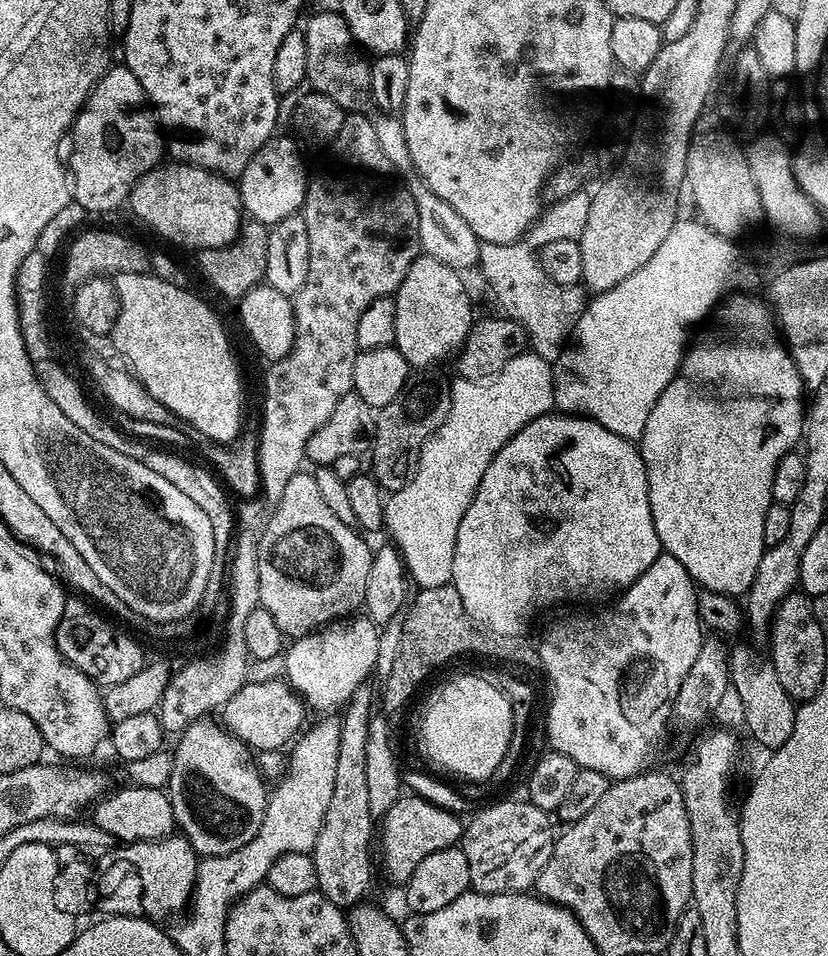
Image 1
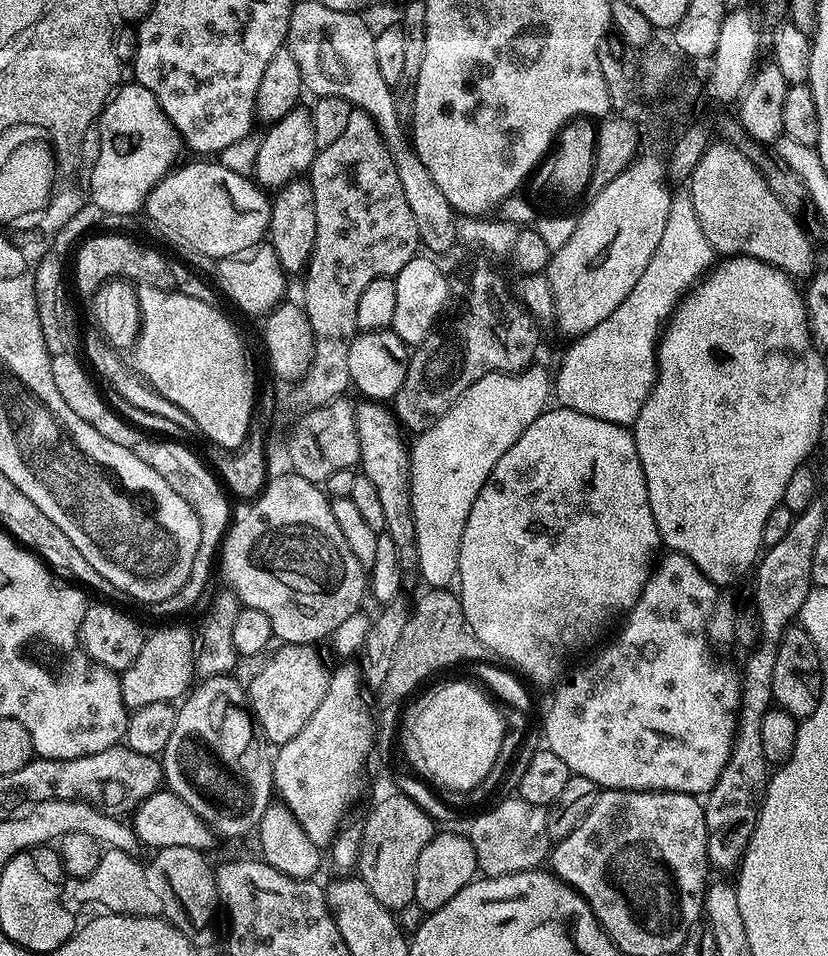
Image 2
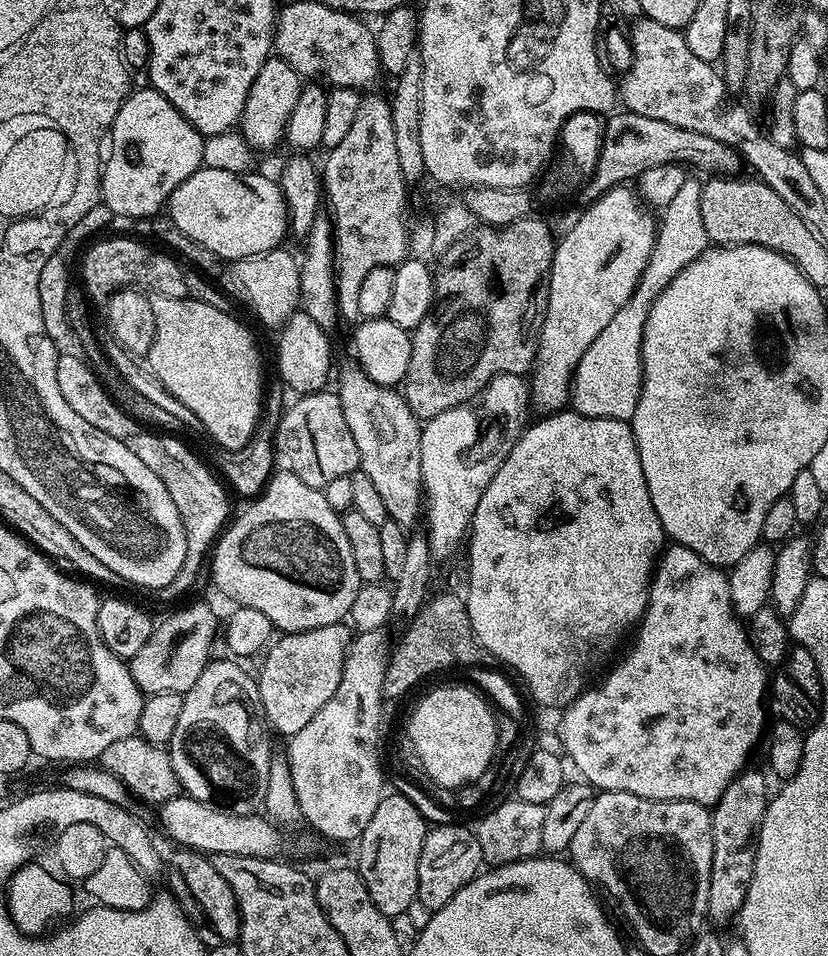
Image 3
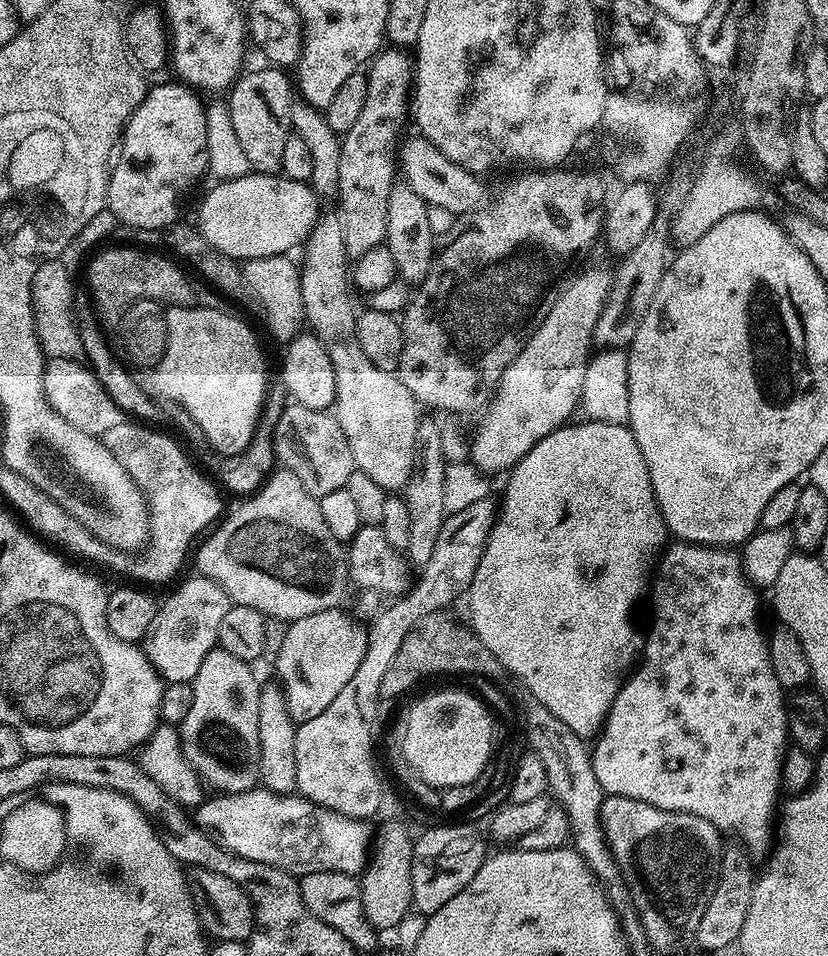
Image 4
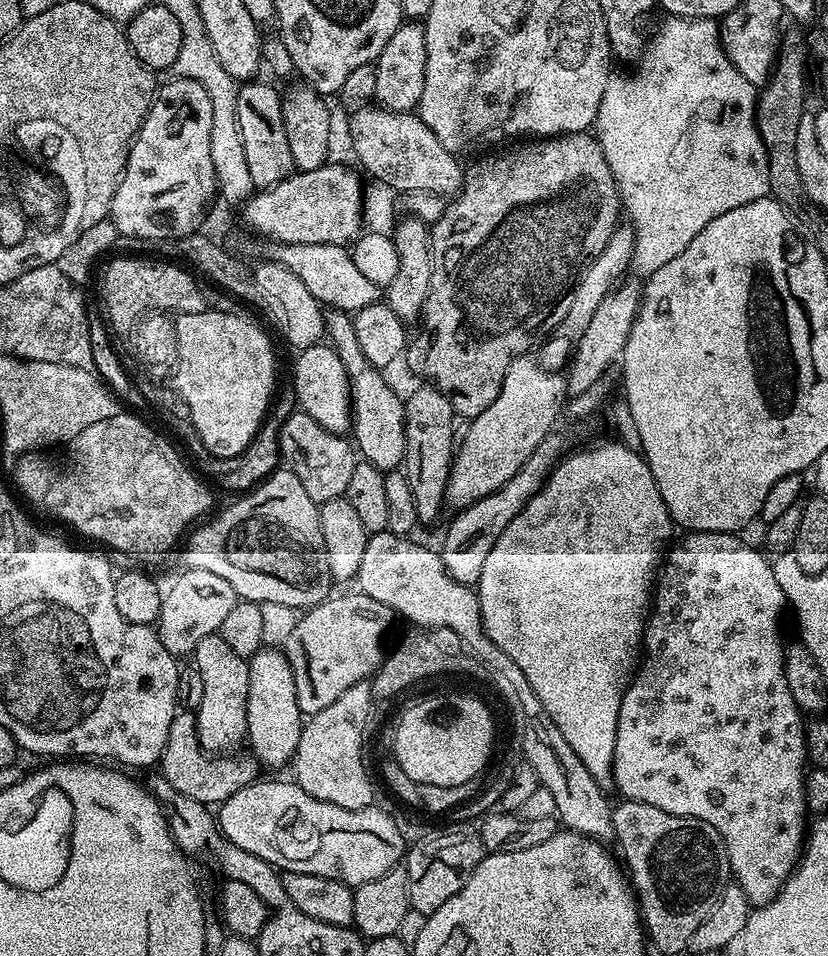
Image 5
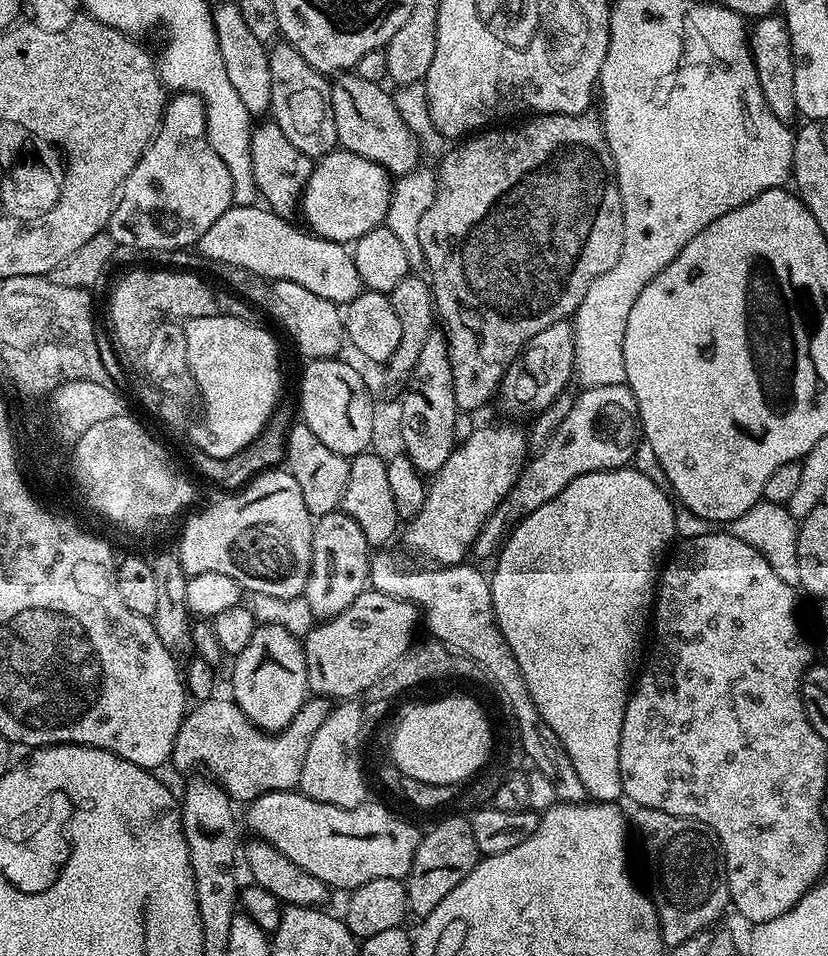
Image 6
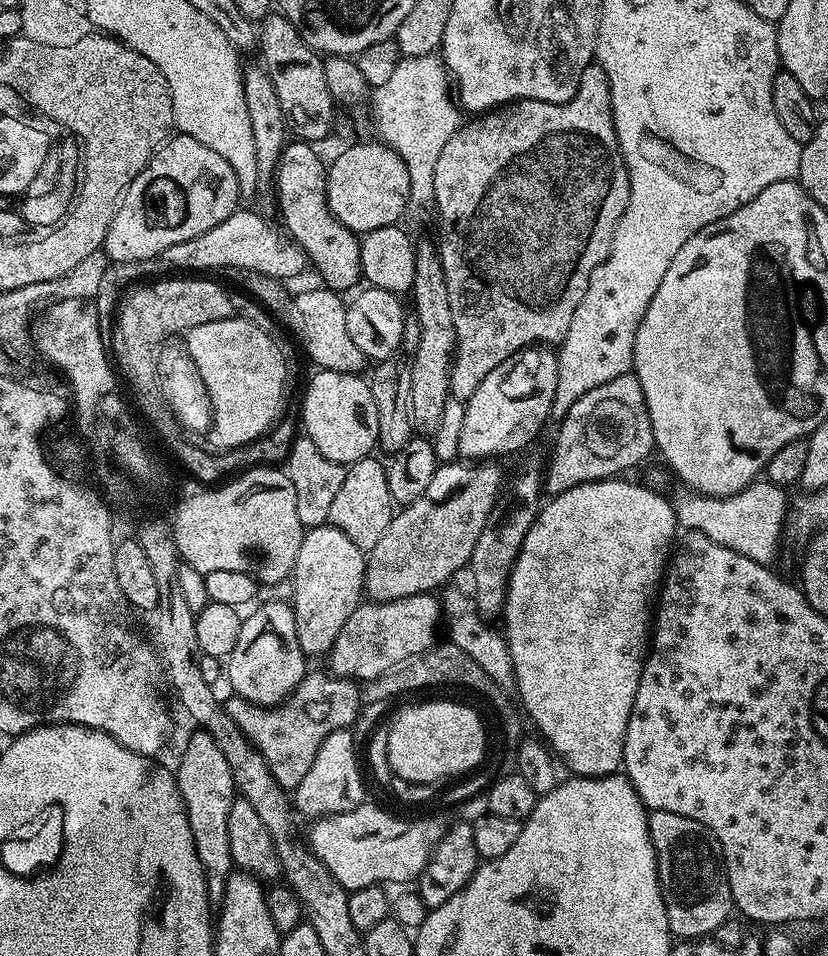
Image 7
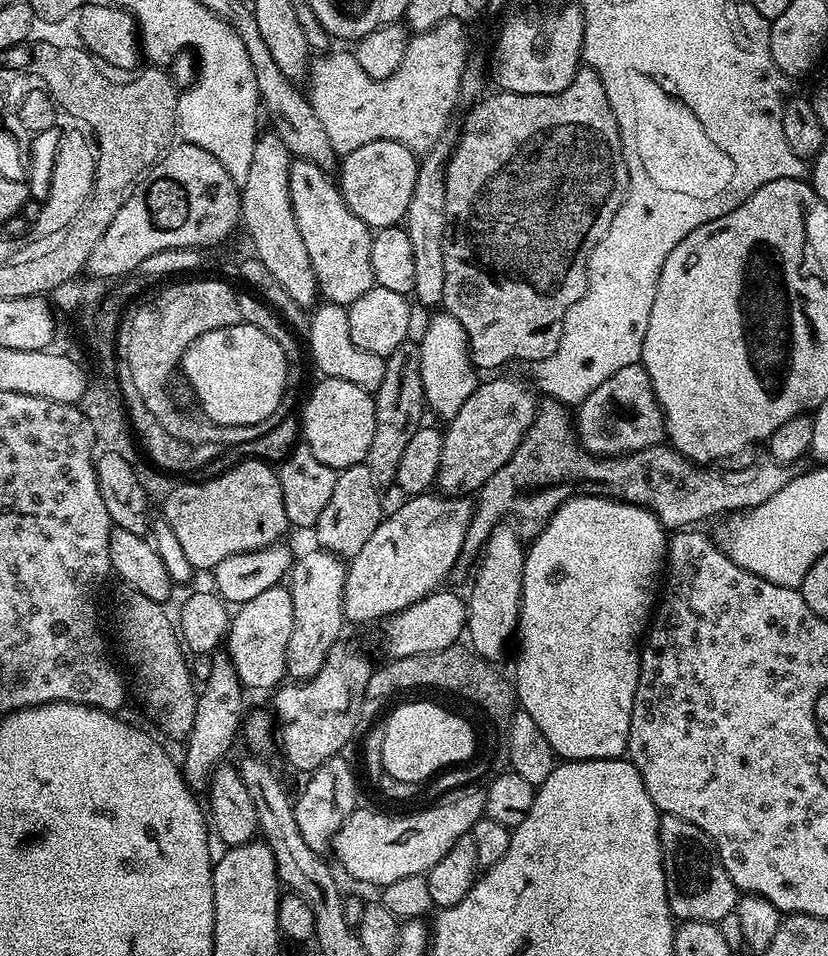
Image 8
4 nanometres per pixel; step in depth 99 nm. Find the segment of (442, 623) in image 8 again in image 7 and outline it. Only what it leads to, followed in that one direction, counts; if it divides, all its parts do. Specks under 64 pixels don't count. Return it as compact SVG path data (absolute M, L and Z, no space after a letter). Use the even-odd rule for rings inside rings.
M427 592L397 600L361 602L354 610L354 614L350 614L350 618L346 618L346 626L342 626L338 638L334 638L334 646L328 651L326 657L326 663L329 664L327 667L333 676L345 676L346 679L357 682L373 680L378 678L378 674L386 674L386 670L390 670L391 667L396 667L400 663L433 648L438 640L436 627L439 629L441 624L441 601L435 595Z

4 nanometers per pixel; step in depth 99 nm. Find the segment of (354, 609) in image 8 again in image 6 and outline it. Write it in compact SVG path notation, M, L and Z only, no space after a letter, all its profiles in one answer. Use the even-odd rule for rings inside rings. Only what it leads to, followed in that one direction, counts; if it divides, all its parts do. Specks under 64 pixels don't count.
M512 424L476 426L431 477L422 510L407 521L405 546L436 566L461 563L471 553L472 543L488 515L518 482L529 456L528 437L523 427L515 428Z

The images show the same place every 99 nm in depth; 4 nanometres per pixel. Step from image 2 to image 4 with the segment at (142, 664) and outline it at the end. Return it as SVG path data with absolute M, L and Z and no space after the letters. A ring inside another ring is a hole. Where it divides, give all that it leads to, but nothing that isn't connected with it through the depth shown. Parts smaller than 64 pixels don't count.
M192 574L189 580L184 580L156 609L156 617L152 623L152 629L146 637L146 651L148 661L156 668L161 680L173 684L191 682L198 674L198 666L202 666L202 658L210 654L212 648L217 647L220 638L222 618L226 618L226 610L230 606L228 595L210 578L199 574Z

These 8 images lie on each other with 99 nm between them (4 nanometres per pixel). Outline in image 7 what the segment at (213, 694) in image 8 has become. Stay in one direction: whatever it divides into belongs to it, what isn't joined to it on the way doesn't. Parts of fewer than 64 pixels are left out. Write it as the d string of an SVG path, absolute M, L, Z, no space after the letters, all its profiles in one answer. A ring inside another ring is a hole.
M196 730L193 733L180 752L174 775L186 806L190 834L194 834L194 850L198 850L198 862L202 862L204 867L208 899L219 902L224 899L226 882L234 871L230 854L230 806L238 798L238 793L230 766L226 766L226 758L222 750L218 750L218 742L214 742L206 731Z

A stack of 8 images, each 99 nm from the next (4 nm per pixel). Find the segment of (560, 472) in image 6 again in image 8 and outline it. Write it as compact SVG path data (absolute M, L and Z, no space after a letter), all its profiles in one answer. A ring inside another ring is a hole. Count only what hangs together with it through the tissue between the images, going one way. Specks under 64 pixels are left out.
M643 363L631 364L618 370L618 374L610 374L602 386L598 386L578 406L574 416L574 427L580 443L584 445L587 452L594 456L625 456L627 452L637 452L643 448L653 448L665 439L664 412L656 401L654 386L650 382L648 372Z

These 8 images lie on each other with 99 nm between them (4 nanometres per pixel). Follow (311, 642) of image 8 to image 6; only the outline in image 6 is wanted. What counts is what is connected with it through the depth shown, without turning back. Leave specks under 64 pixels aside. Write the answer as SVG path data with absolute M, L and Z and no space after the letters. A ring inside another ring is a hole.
M337 510L319 517L312 526L312 561L310 574L304 587L303 599L308 600L308 608L323 622L332 616L342 614L358 594L369 587L368 571L370 545L366 542L366 534L362 534L362 526L354 522L343 510Z

